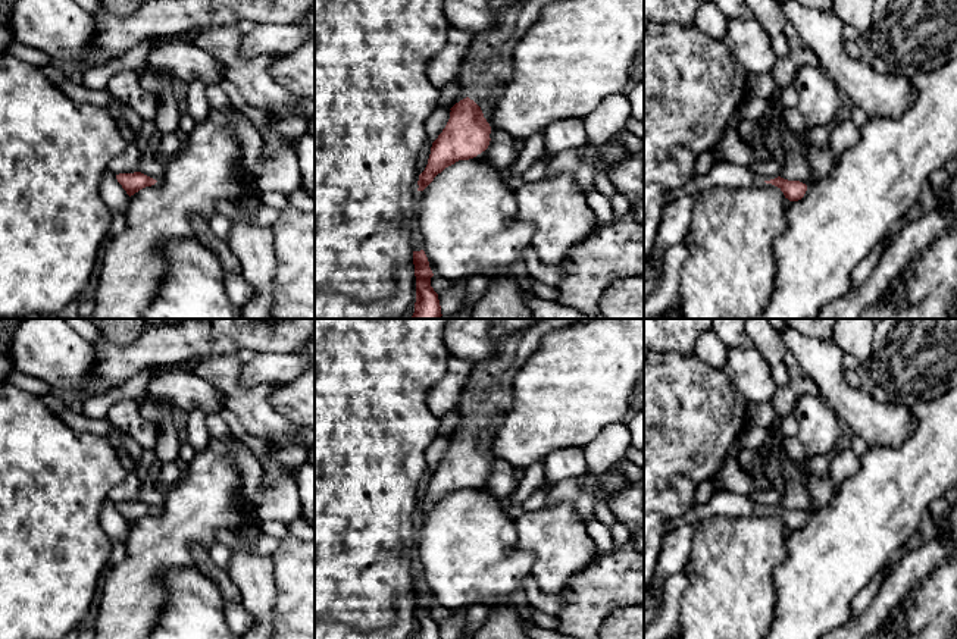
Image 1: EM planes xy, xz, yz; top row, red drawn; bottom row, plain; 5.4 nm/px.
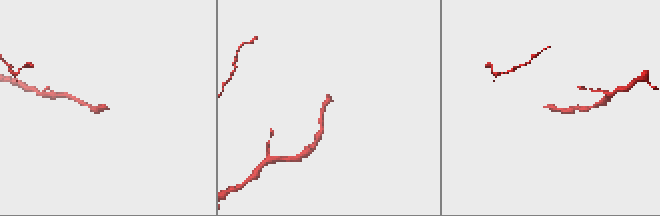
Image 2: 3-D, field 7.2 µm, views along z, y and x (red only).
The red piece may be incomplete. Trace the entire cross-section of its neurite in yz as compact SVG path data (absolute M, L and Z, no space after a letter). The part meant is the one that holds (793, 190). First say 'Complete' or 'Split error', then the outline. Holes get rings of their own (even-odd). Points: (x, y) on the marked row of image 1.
Complete. M781 176L764 182L778 187L789 201L801 200L807 191L806 184L800 181L788 181Z

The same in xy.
Complete. M141 172L119 173L119 175L116 175L116 179L129 197L134 195L135 192L138 192L140 189L143 189L146 187L151 187L157 182L156 179L153 179Z

